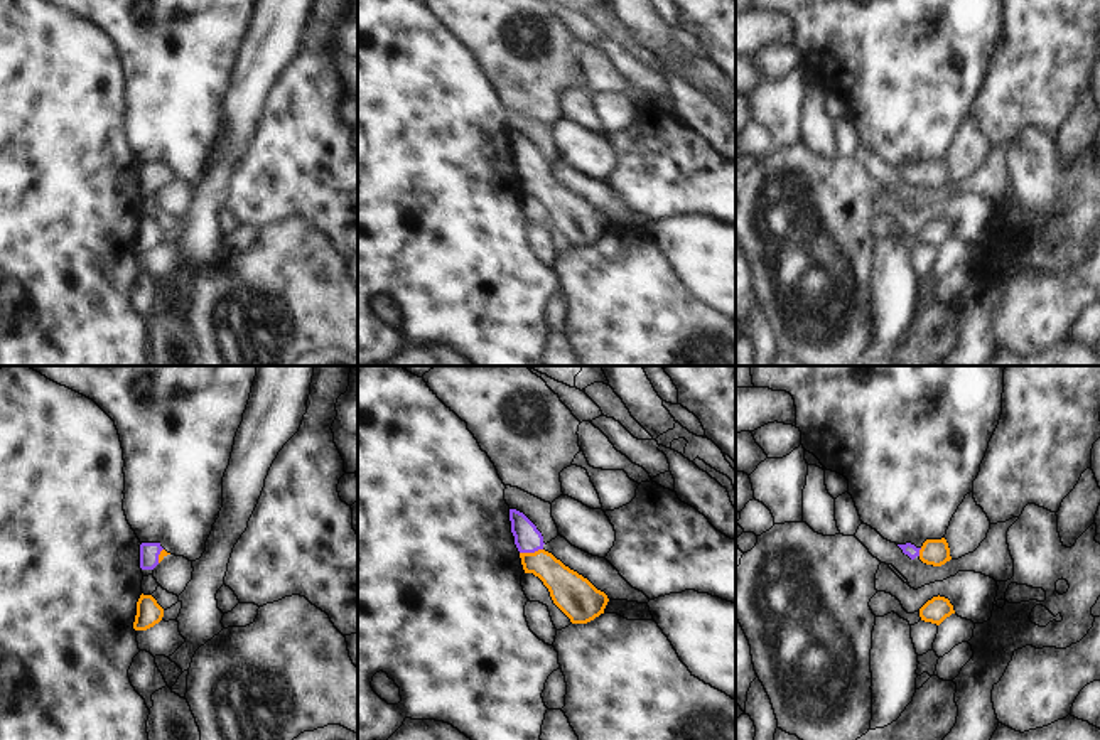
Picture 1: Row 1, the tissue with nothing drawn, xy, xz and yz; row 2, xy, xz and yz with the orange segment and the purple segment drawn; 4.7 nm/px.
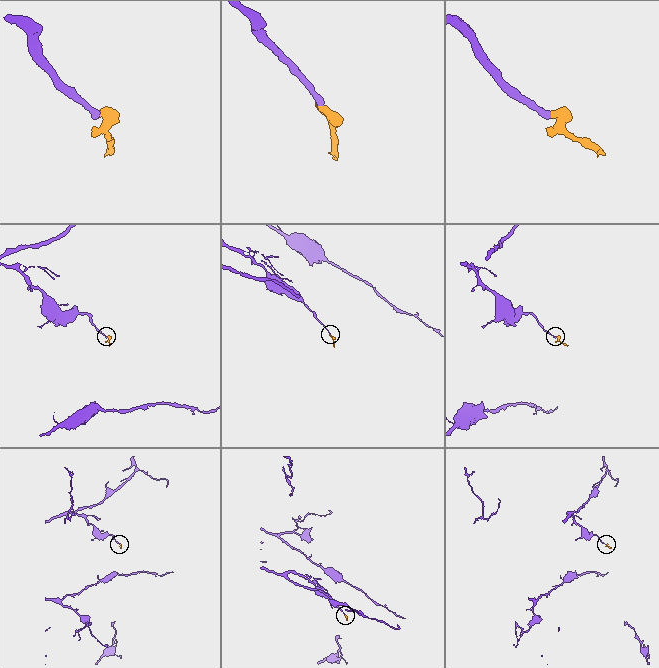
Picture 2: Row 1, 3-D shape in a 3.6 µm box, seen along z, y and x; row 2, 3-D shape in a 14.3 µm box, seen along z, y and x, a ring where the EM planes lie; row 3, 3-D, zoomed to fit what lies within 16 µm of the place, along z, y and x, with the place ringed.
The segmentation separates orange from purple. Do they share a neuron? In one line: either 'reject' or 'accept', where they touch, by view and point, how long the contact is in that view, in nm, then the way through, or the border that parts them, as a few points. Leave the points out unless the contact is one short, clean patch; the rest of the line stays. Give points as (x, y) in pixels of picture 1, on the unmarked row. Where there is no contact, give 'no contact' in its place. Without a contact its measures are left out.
accept; meets orange in xz at (530, 176); contact 110 nm long; runs through xz (567, 211), (530, 176), (530, 164), (527, 160)

